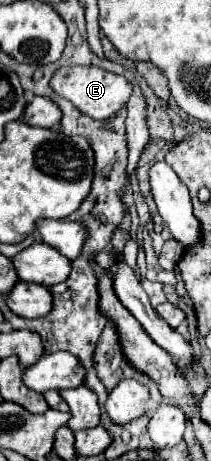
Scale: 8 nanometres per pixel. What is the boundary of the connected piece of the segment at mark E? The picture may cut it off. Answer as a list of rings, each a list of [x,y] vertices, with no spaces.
[[[64,66],[64,68],[58,68],[50,80],[50,86],[60,96],[68,98],[80,112],[84,112],[96,120],[104,120],[104,118],[114,116],[120,108],[124,108],[124,104],[128,102],[128,98],[132,94],[132,84],[124,76],[112,74],[112,72],[98,68],[98,66]]]

